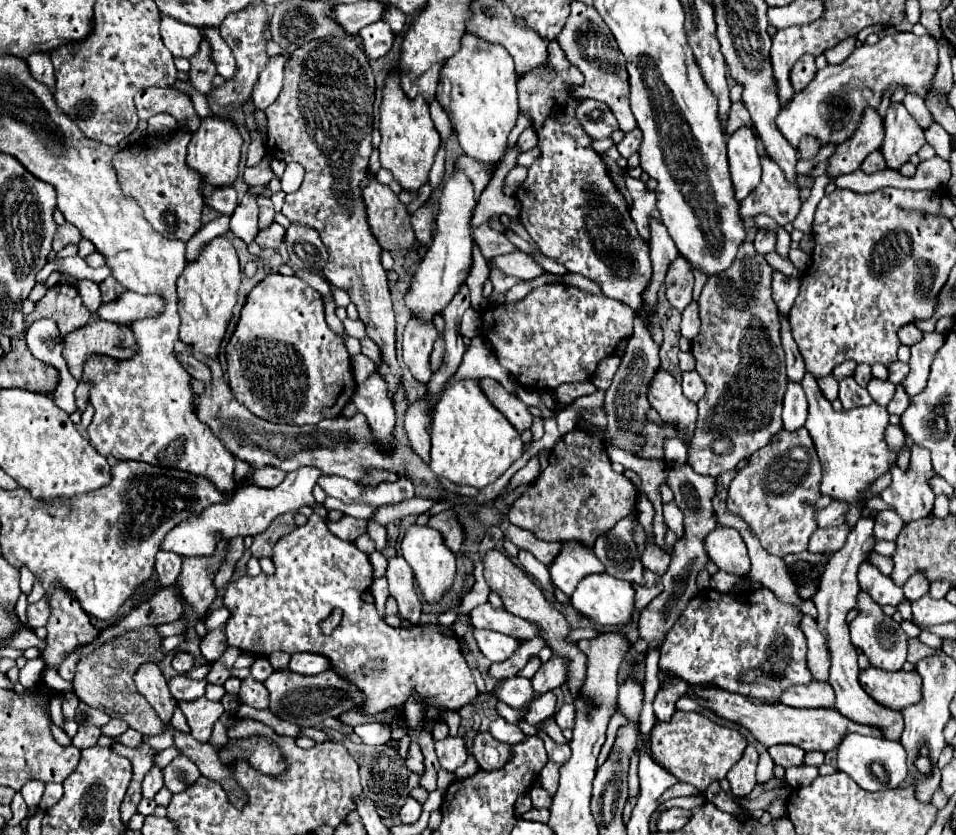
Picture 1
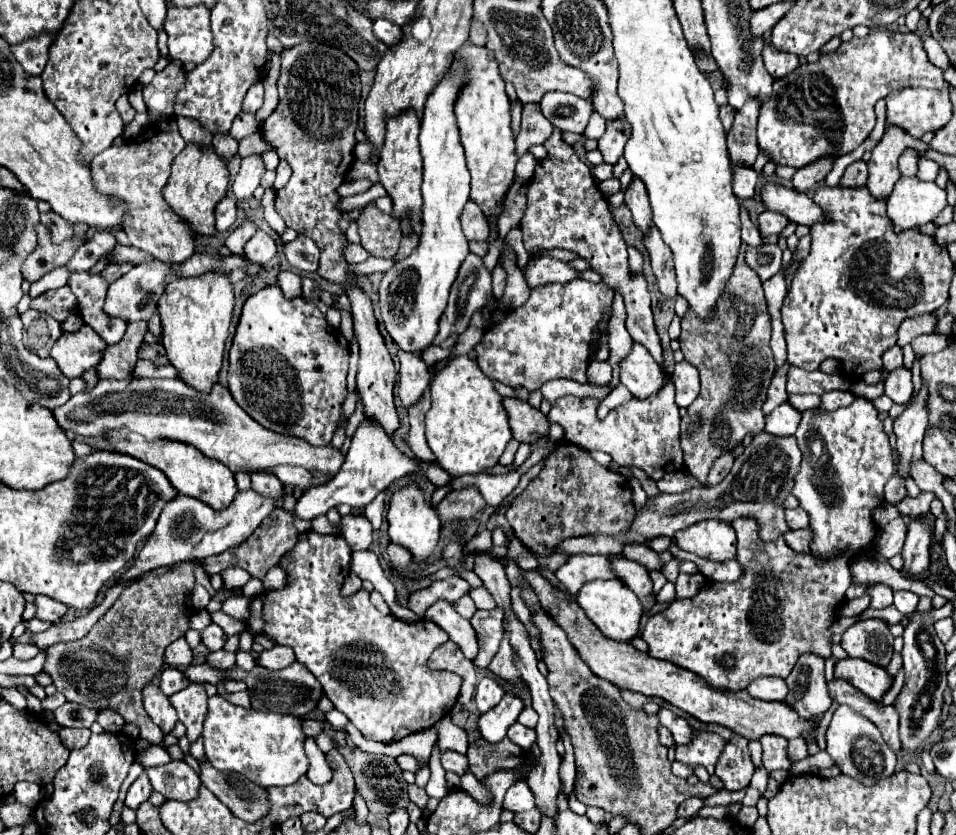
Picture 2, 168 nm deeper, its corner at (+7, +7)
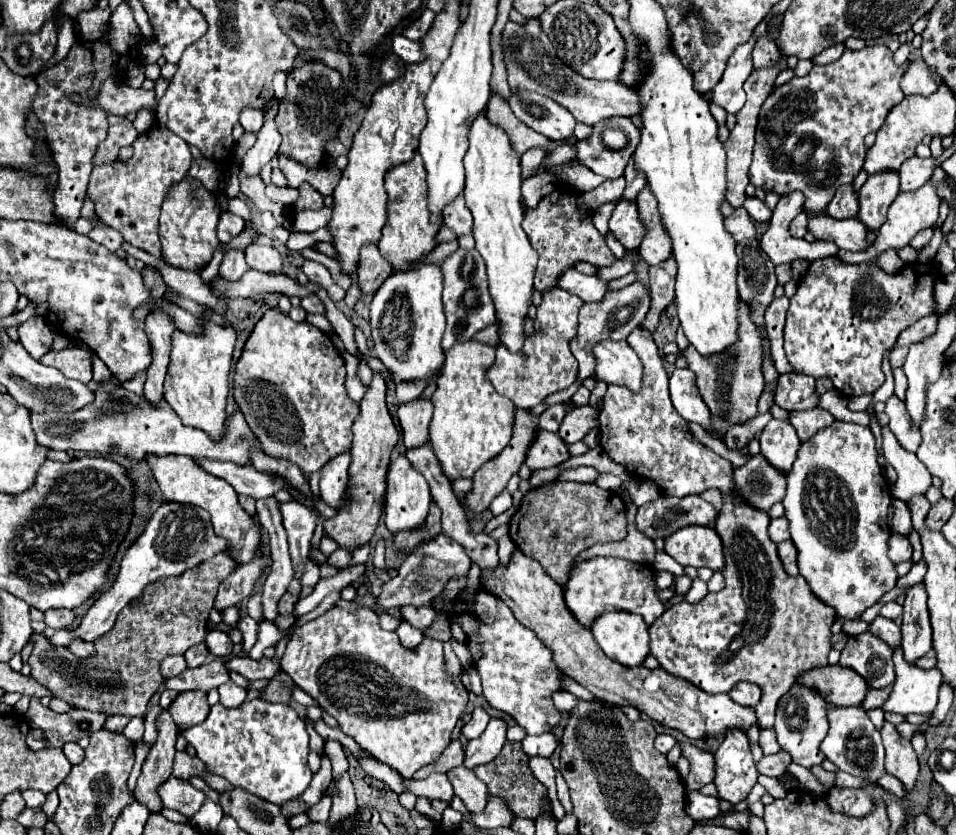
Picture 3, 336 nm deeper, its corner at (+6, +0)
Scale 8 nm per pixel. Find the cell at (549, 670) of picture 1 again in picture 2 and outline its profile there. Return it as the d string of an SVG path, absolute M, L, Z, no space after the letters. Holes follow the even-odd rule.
M508 692L500 700L500 704L496 704L496 708L490 708L480 716L478 728L482 738L488 742L500 742L506 736L508 726L512 726L518 720L522 710L524 710L524 698L514 692Z

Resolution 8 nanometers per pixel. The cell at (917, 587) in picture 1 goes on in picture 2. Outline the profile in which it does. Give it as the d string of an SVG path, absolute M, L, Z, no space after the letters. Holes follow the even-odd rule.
M922 516L914 518L908 526L908 536L902 548L904 568L910 580L920 580L920 574L930 566L930 528Z

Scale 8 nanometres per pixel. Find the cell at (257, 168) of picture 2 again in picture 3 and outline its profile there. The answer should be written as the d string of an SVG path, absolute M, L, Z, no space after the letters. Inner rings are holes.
M267 119L257 133L257 143L247 151L243 157L243 169L247 175L259 175L261 167L267 165L279 151L281 135L277 131L277 125L273 119Z

